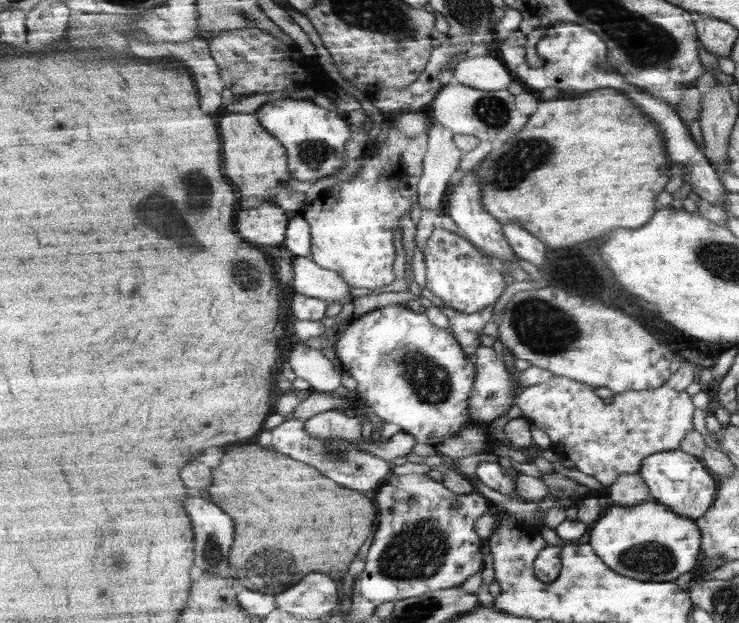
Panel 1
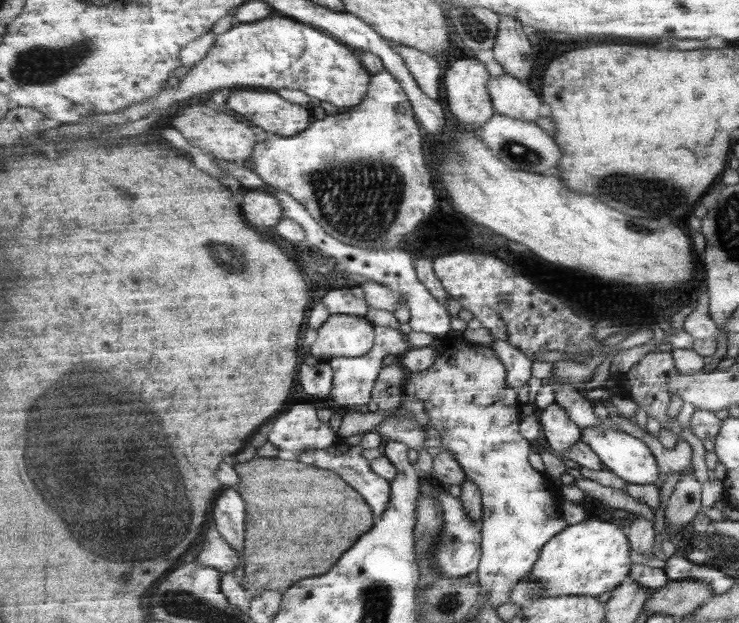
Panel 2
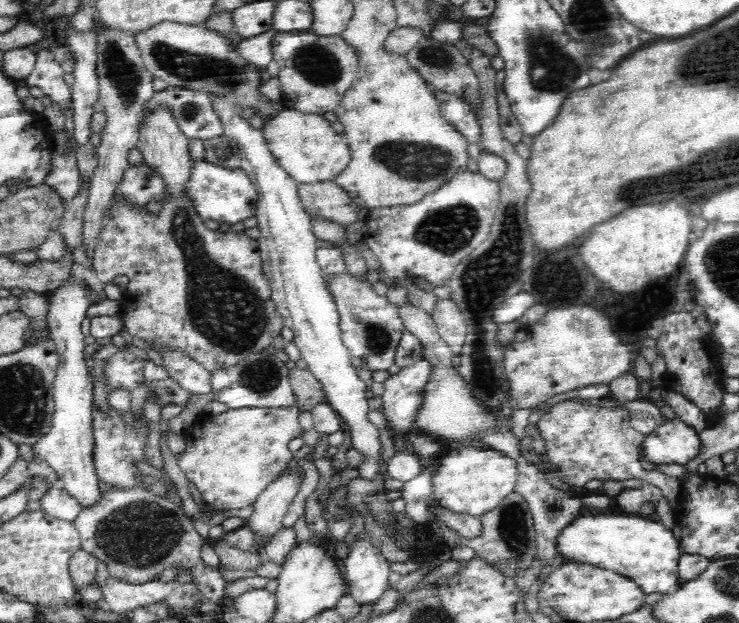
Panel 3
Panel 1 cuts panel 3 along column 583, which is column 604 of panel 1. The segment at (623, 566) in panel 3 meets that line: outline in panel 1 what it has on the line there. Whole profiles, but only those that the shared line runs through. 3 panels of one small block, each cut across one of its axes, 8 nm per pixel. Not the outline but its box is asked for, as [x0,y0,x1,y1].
[589,499,702,582]

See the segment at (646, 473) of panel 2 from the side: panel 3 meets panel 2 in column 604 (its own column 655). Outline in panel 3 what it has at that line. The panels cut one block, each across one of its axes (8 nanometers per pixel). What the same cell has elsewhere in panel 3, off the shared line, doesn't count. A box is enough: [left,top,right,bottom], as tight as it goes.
[642,417,702,465]

